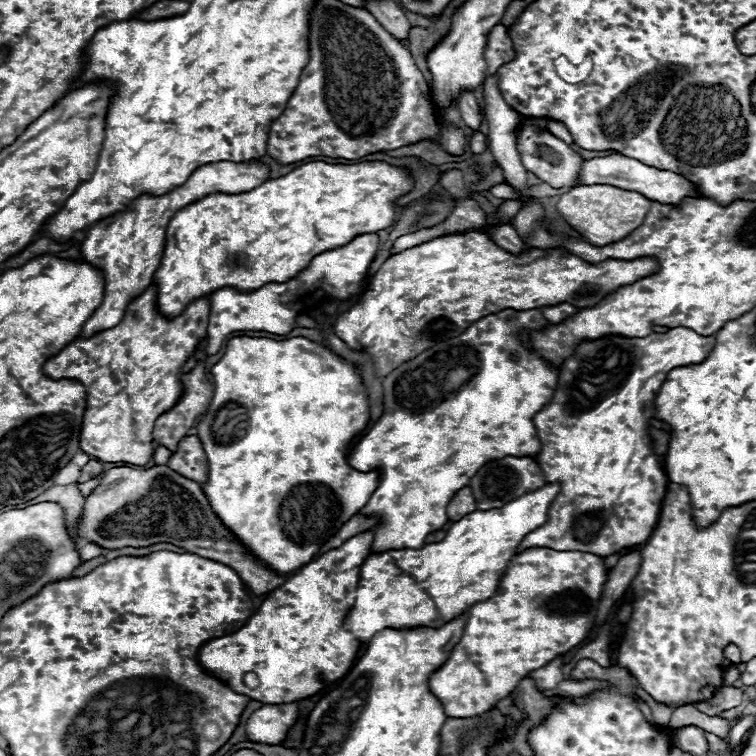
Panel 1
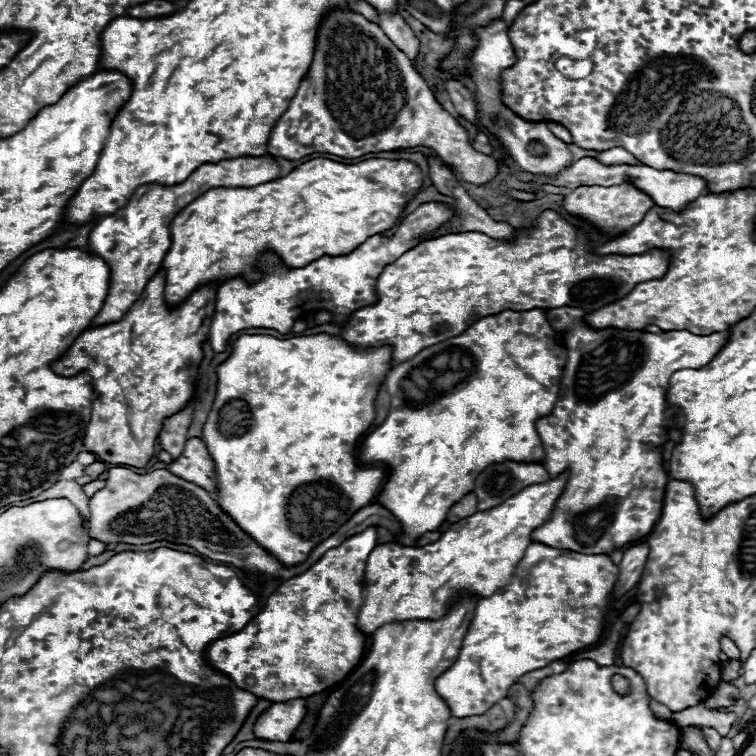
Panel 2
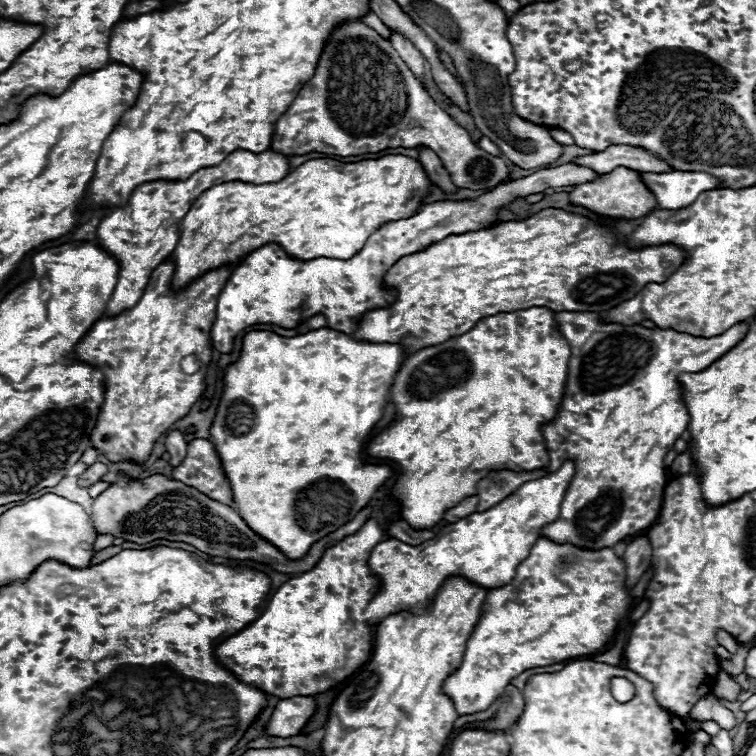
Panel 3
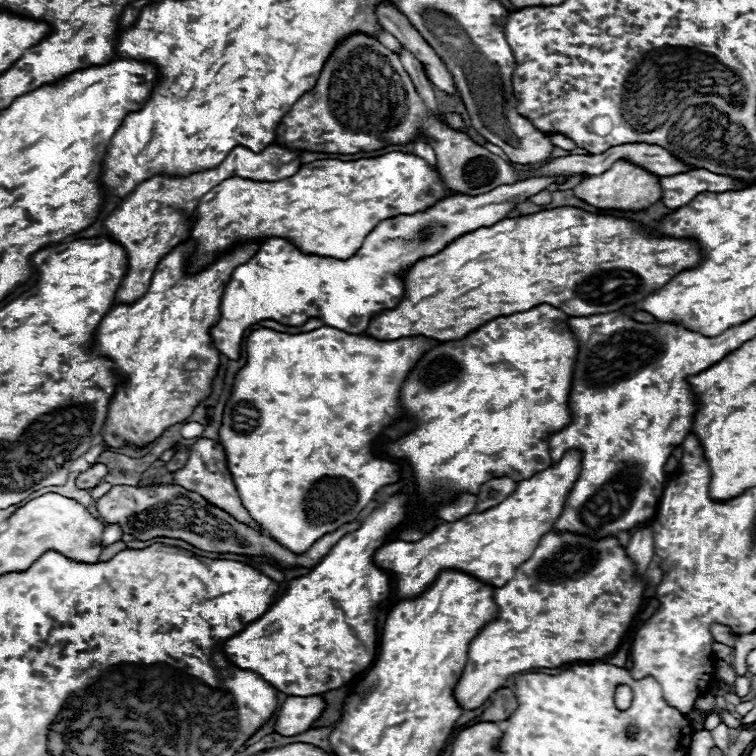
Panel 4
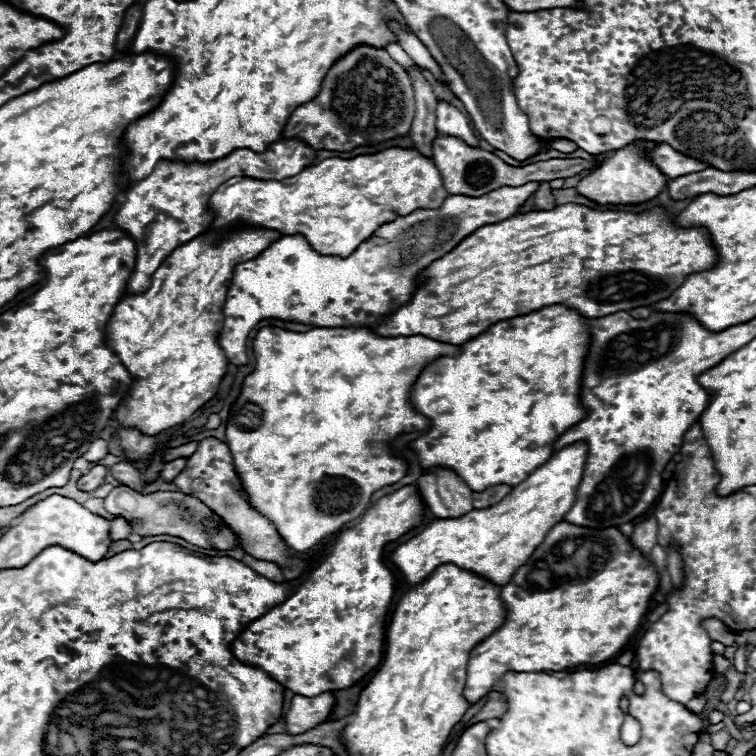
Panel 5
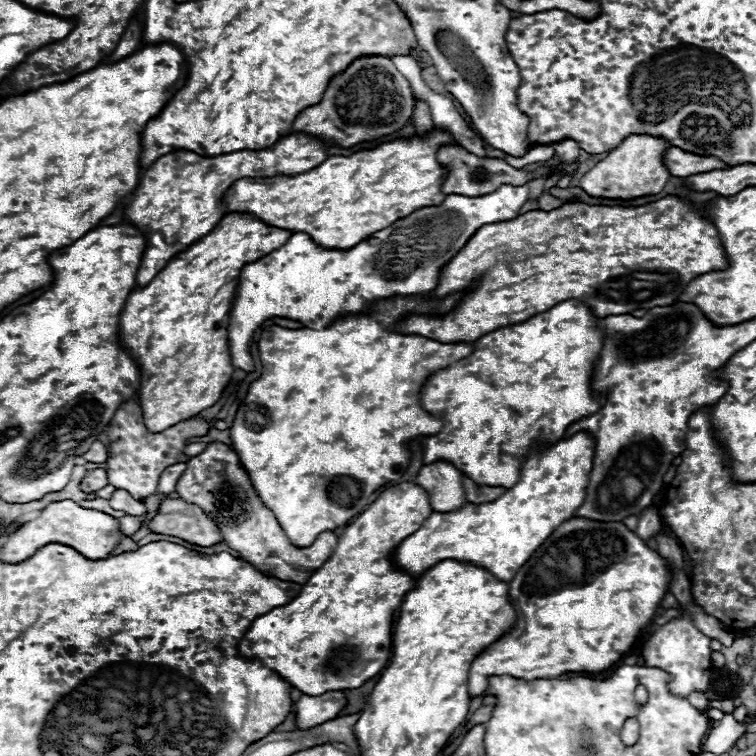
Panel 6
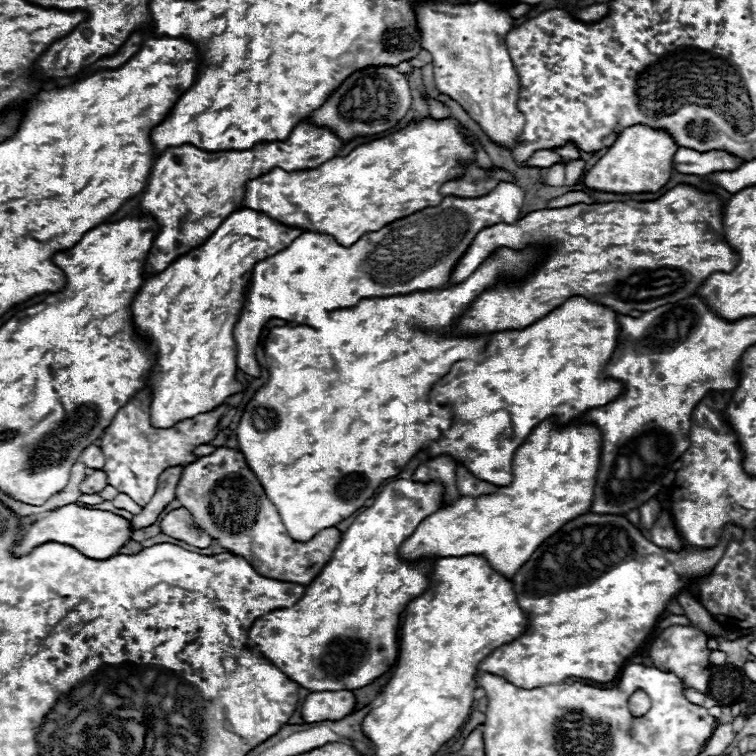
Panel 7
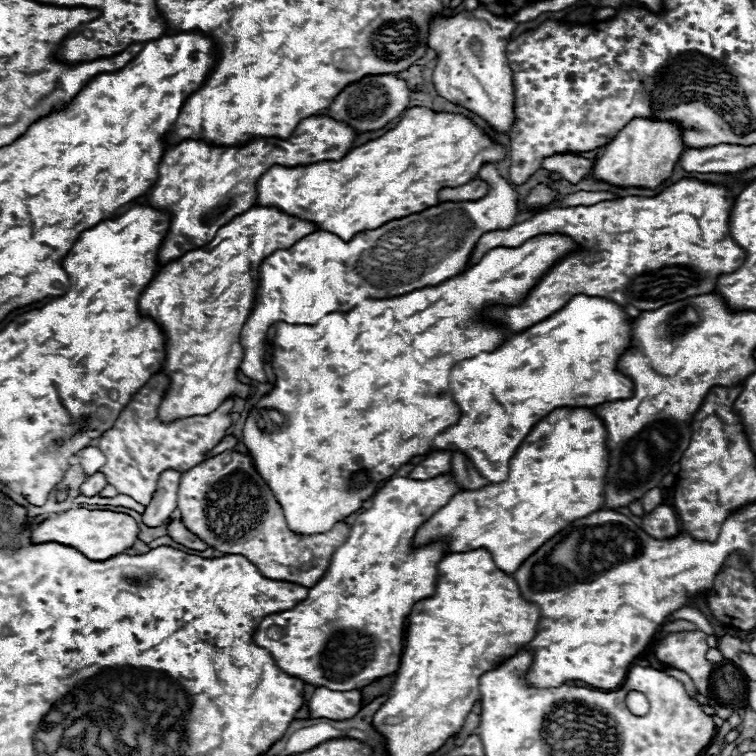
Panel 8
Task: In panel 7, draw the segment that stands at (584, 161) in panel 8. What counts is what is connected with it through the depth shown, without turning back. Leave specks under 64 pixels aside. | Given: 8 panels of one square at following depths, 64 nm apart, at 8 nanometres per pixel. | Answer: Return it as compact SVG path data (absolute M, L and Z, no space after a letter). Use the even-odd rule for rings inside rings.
M538 150L538 152L534 152L534 154L530 156L528 164L530 164L530 166L540 166L540 168L544 168L544 166L556 164L558 160L560 160L560 156L556 154L556 150ZM572 160L566 164L566 186L572 186L578 182L578 178L582 176L582 170L584 170L584 162L582 160Z

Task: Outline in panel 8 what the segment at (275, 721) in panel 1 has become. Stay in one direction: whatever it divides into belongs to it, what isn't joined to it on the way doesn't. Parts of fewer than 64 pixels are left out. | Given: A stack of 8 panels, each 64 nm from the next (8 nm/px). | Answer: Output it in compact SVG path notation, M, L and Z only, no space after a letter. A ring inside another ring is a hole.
M316 688L308 702L310 718L328 718L328 720L346 720L358 714L360 710L360 690L336 692L328 688Z

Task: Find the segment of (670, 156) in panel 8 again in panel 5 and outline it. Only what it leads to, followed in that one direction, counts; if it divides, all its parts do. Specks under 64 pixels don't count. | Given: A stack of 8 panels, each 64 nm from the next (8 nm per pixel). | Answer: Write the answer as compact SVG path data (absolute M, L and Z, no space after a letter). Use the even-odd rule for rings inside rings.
M636 140L636 142L616 150L614 156L600 170L590 172L588 176L584 176L578 182L576 192L596 204L642 204L642 202L656 198L666 186L666 176L654 164L650 164L646 160L646 156L642 152L642 144L646 144L646 142Z

